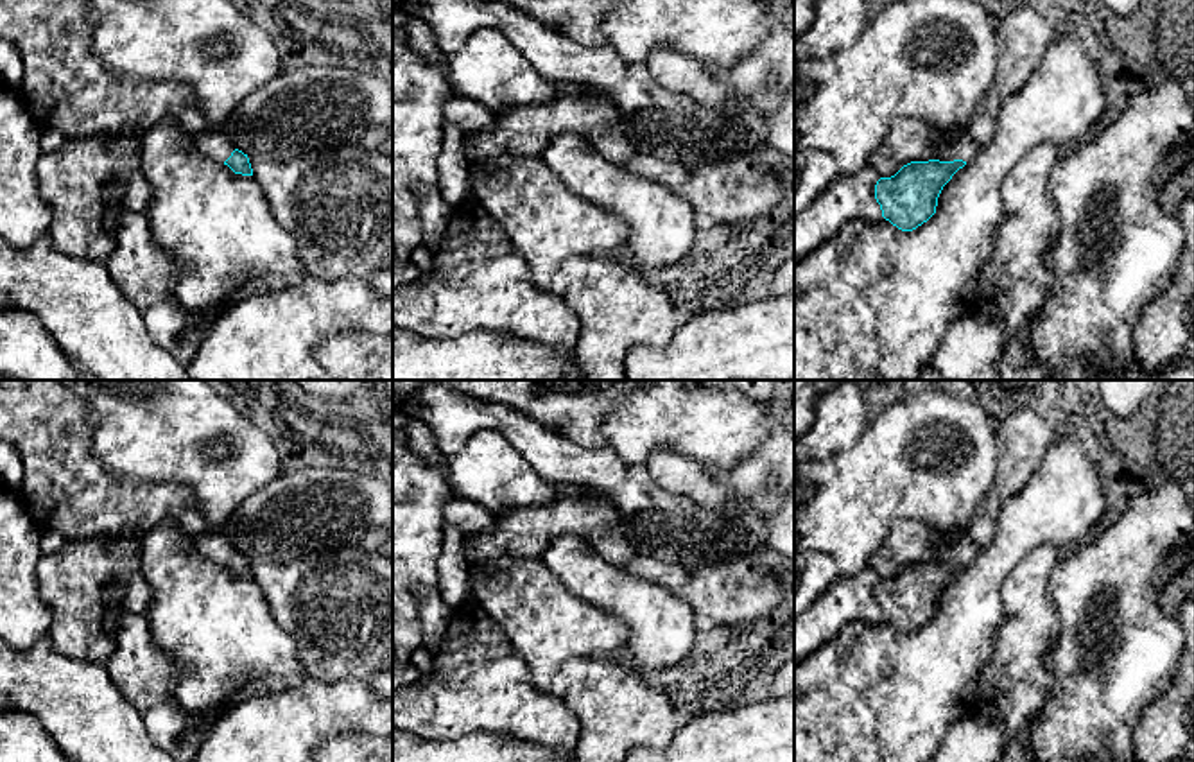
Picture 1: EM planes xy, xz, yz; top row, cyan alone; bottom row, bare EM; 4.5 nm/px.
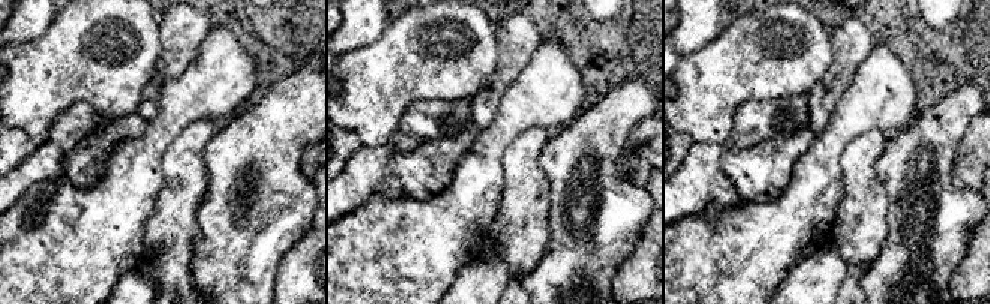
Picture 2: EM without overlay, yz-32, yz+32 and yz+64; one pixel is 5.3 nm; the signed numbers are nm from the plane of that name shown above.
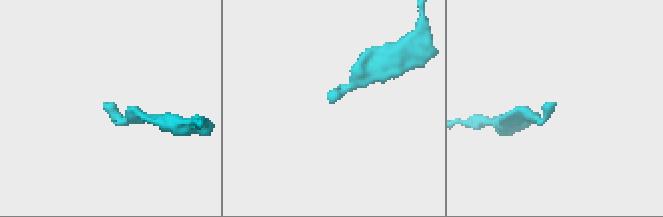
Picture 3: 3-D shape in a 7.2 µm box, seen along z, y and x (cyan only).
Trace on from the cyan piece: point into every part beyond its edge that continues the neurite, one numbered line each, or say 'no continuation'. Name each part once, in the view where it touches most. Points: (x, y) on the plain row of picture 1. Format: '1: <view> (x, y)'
1: yz (963, 549)

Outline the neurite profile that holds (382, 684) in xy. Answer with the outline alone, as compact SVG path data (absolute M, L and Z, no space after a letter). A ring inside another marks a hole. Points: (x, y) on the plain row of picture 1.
M378 672L368 680L368 685L378 696L393 699L393 672Z

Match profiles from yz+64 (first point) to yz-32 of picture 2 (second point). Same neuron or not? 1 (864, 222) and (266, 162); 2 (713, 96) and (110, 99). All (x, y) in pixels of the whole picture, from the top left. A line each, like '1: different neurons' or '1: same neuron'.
1: different neurons
2: same neuron

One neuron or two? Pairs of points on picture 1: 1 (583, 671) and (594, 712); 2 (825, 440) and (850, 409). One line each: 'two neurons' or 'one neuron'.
1: one neuron
2: one neuron

